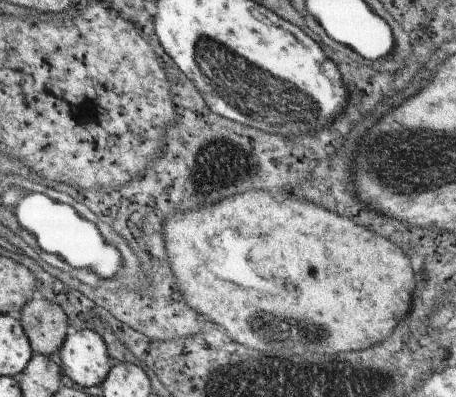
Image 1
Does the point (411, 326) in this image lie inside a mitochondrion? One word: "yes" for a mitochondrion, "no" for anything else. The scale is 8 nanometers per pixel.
no

